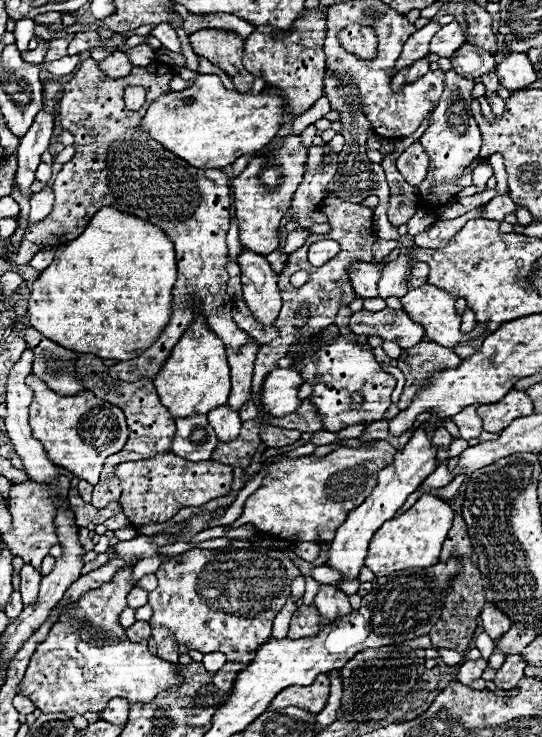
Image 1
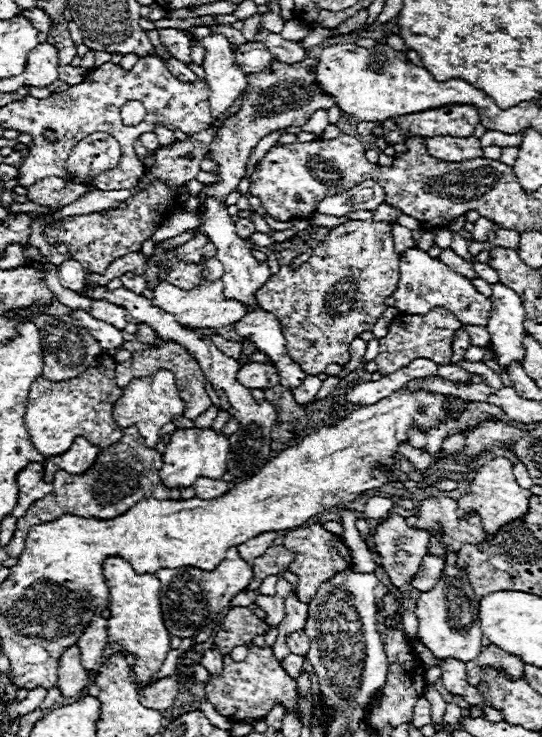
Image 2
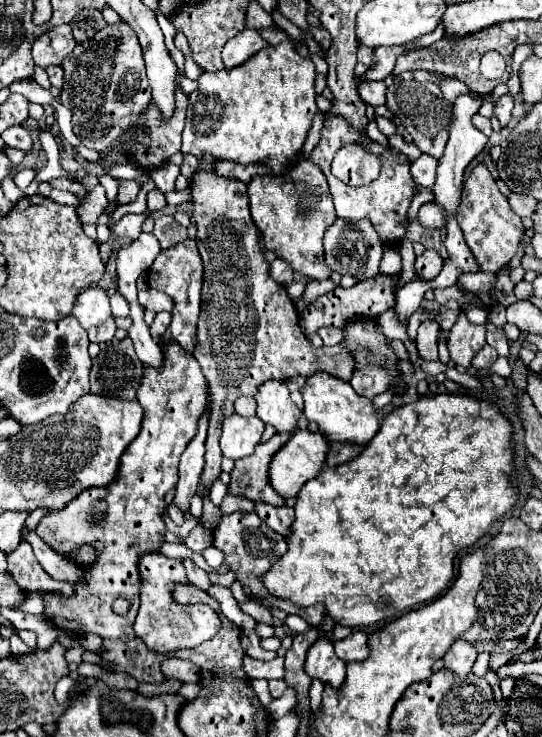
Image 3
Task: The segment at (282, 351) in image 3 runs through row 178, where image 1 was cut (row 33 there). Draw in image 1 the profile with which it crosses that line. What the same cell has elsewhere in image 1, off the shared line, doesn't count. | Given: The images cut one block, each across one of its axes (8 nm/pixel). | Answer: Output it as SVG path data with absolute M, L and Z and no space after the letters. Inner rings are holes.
M206 28L190 34L190 42L198 56L208 58L234 80L238 92L248 92L252 88L254 76L242 64L244 40L238 34L222 28Z

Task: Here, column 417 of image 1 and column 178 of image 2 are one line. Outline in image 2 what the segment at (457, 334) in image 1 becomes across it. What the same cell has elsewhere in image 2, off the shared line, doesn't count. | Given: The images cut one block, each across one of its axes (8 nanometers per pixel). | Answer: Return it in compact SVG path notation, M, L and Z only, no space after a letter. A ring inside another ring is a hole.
M204 280L200 286L192 288L192 290L182 290L176 288L168 282L160 282L154 290L154 298L152 304L166 310L168 314L176 316L176 320L180 324L184 324L186 328L222 328L226 324L234 324L238 320L242 320L242 316L246 314L246 308L242 306L242 302L238 300L226 300L224 298L224 284L222 280Z

